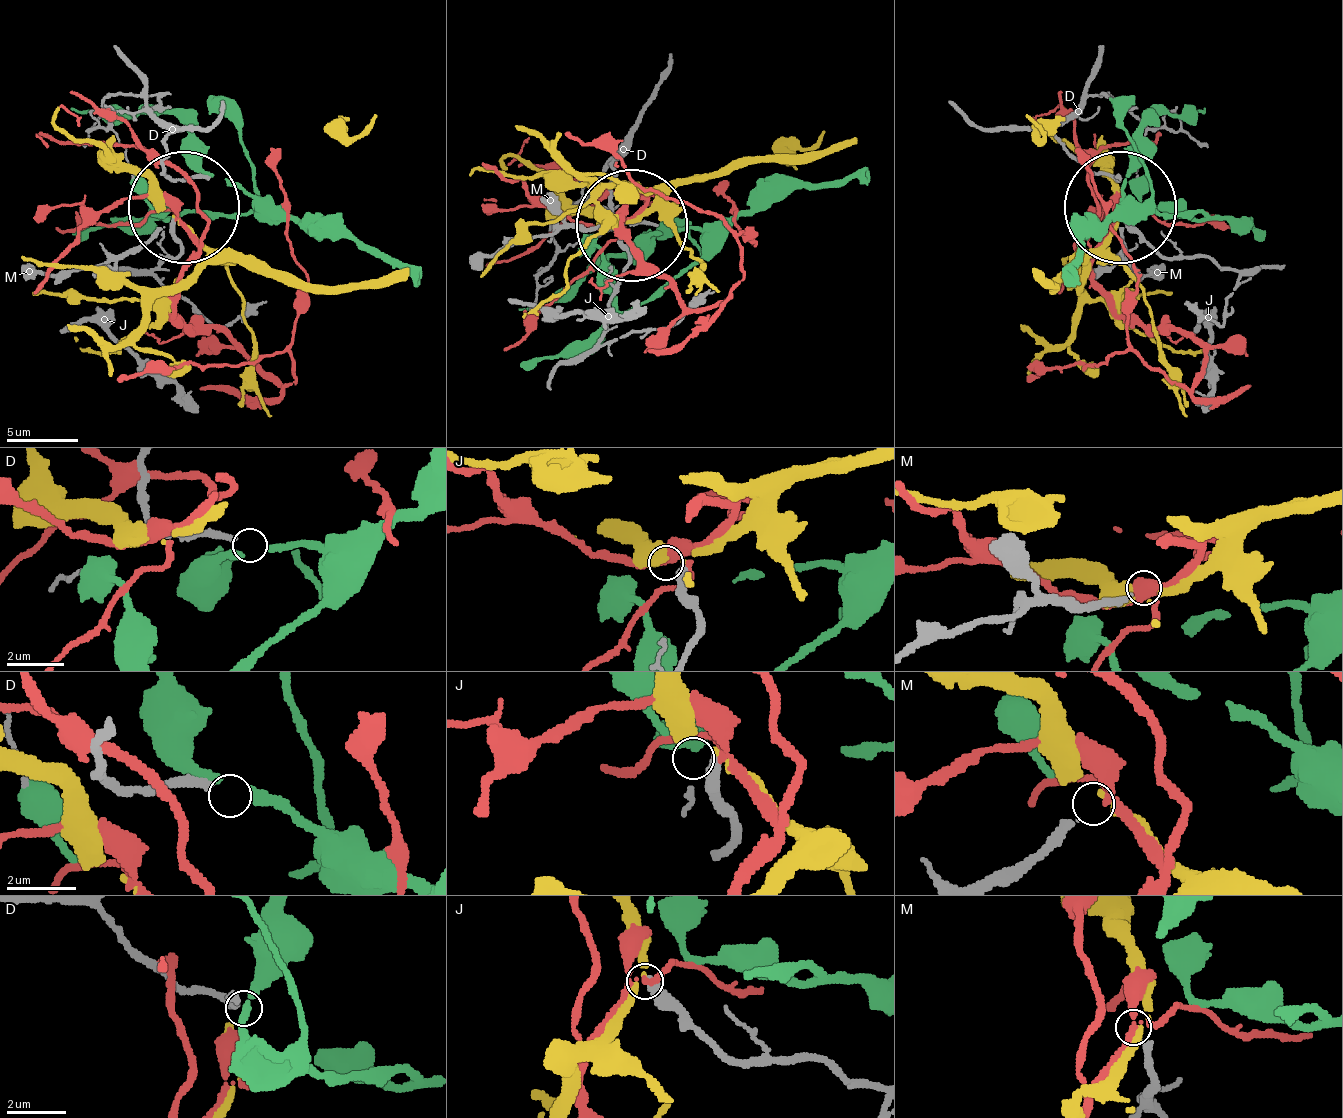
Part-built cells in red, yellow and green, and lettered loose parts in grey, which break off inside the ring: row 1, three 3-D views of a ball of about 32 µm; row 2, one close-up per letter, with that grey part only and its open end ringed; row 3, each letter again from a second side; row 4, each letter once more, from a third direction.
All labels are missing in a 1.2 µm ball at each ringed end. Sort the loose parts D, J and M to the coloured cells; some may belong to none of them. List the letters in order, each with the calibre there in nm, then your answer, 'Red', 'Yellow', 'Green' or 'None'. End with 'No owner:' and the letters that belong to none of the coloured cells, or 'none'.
D: Thickness 240 nm. None
J: Thickness 360 nm. None
M: Thickness 220 nm. Red
No owner: D, J

